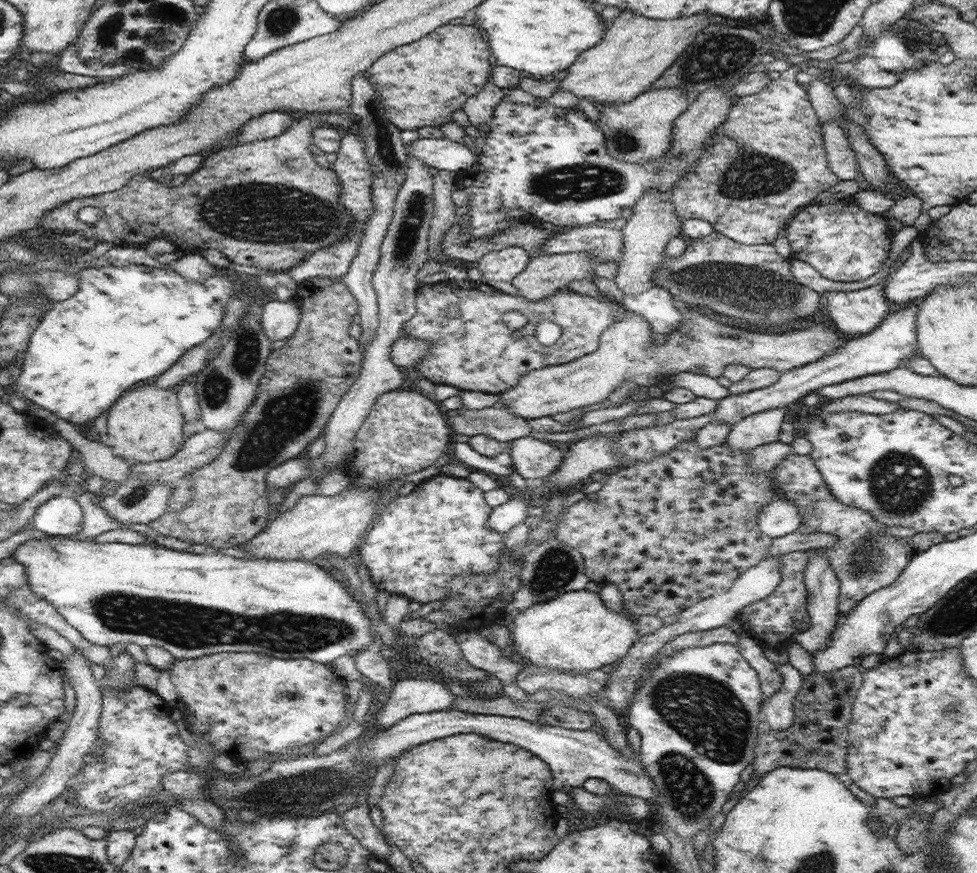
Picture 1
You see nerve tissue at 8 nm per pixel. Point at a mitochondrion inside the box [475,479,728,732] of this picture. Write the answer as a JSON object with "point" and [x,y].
{"point":[557,567]}

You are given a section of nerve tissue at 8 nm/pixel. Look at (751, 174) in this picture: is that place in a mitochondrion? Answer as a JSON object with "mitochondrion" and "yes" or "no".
{"mitochondrion":"yes"}

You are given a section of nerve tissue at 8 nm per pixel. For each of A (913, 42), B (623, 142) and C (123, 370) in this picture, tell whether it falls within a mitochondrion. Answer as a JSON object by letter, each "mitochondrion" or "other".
{"A":"other","B":"mitochondrion","C":"other"}

